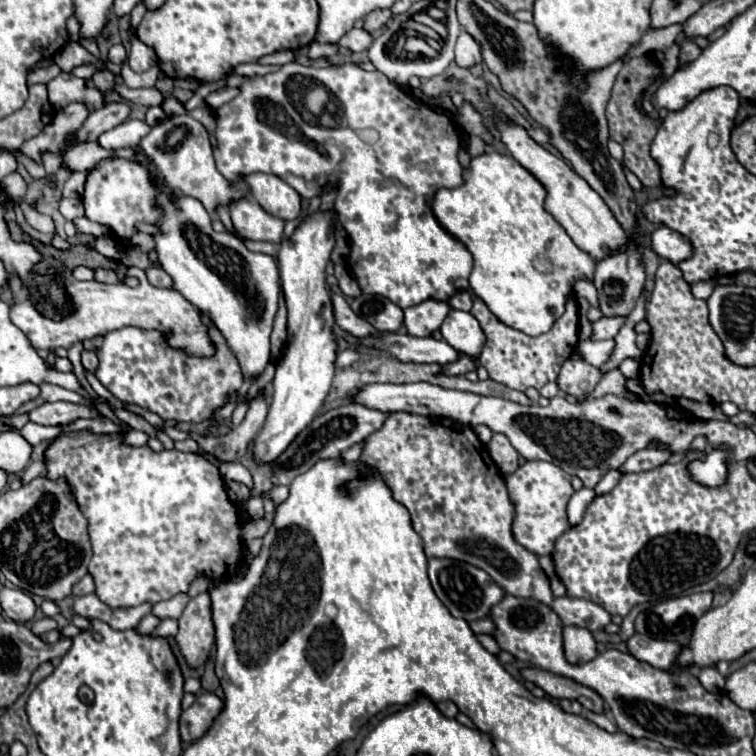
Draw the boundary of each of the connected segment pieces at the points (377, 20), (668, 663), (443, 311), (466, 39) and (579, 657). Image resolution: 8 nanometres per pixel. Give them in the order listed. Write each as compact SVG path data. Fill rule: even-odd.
M374 10L374 12L370 12L370 14L364 18L364 30L370 32L370 34L374 34L376 30L380 30L380 28L388 22L390 16L392 16L390 10Z
M638 632L626 640L626 646L632 656L638 656L638 660L648 662L650 666L660 668L660 670L666 670L666 668L670 670L676 660L676 654L680 652L680 646L674 642L654 640Z
M424 300L404 310L404 326L412 336L430 336L442 326L442 320L450 312L450 306L442 300Z
M462 32L458 36L458 42L456 42L456 64L464 66L464 68L470 68L476 62L482 62L478 42L468 32Z
M566 626L564 628L564 654L570 664L586 664L598 656L596 642L590 630Z

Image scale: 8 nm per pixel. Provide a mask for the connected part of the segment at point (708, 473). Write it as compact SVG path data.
M726 444L718 446L718 448L710 448L706 452L706 458L696 458L692 462L688 462L686 472L690 474L690 478L702 486L708 488L720 488L722 484L726 484L728 476L730 476L730 464L734 462L734 458L730 456L730 448L726 448Z

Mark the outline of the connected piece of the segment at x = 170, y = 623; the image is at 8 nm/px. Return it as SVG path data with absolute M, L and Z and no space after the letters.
M162 620L160 624L158 624L158 628L150 634L150 636L162 636L162 638L170 638L170 636L174 636L178 632L178 622L176 620Z

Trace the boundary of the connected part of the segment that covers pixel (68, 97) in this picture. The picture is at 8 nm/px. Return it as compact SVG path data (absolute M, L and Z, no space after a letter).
M62 72L54 80L50 80L46 84L46 88L48 88L48 100L54 108L64 108L66 104L72 104L78 100L82 100L82 104L86 104L86 108L90 108L90 112L106 106L102 90L98 90L88 80L66 74L66 72Z

